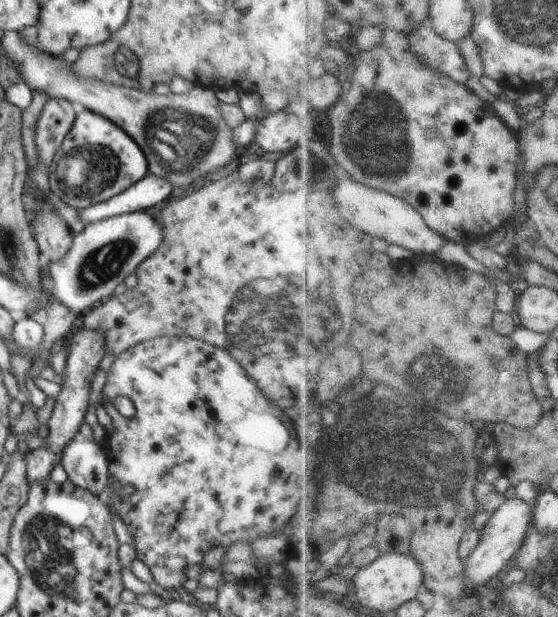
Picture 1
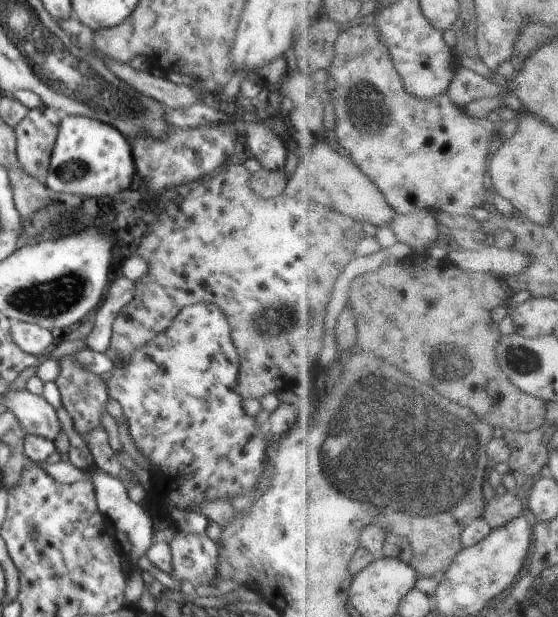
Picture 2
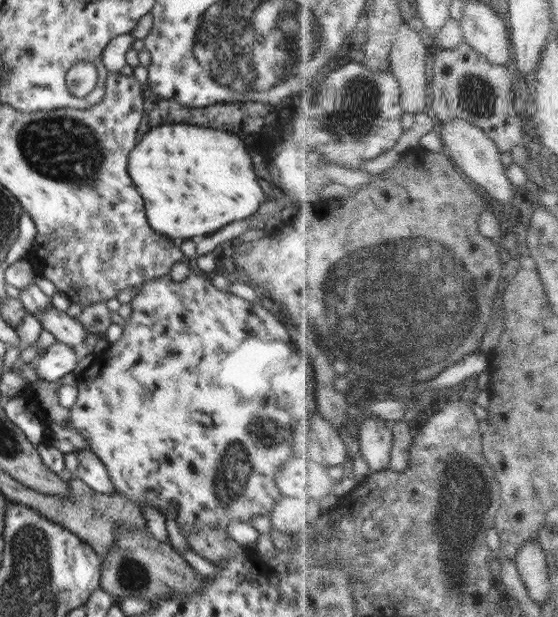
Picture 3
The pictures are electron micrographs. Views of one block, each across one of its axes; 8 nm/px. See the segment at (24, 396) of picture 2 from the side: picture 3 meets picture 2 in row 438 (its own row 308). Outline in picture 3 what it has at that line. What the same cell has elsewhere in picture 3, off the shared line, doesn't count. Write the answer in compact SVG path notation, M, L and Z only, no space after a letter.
M51 304L44 312L37 314L36 318L41 322L44 330L48 330L55 336L56 343L71 346L81 356L89 354L84 345L86 330L74 317L58 311Z

